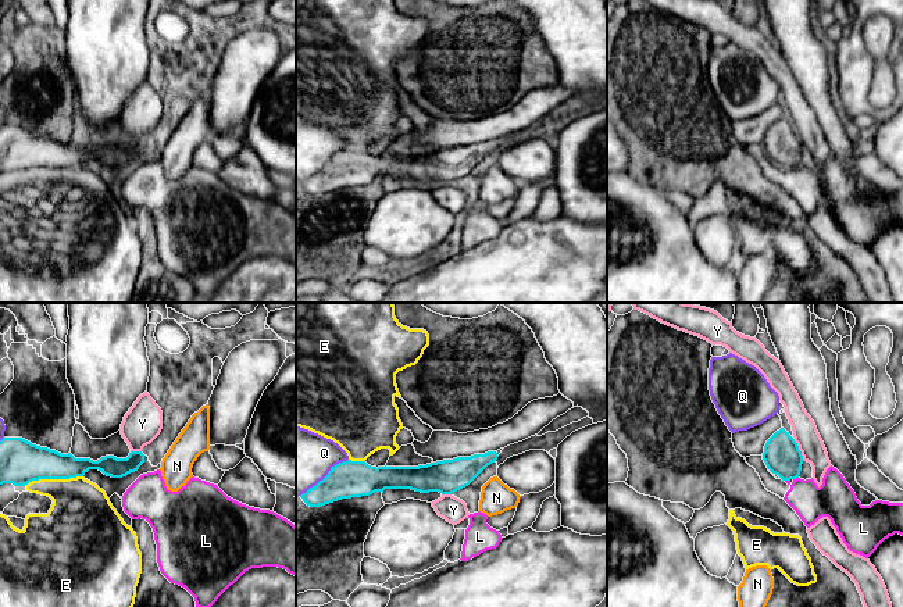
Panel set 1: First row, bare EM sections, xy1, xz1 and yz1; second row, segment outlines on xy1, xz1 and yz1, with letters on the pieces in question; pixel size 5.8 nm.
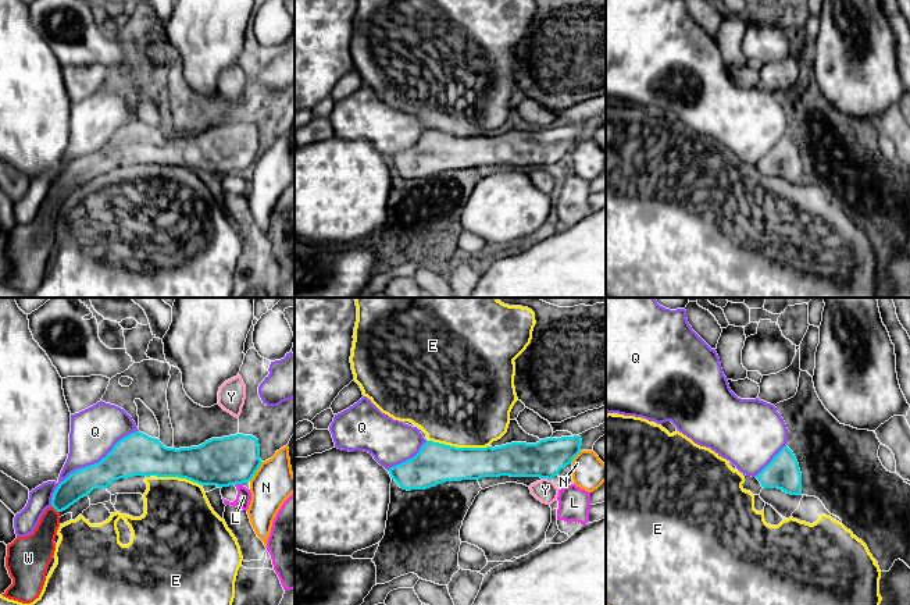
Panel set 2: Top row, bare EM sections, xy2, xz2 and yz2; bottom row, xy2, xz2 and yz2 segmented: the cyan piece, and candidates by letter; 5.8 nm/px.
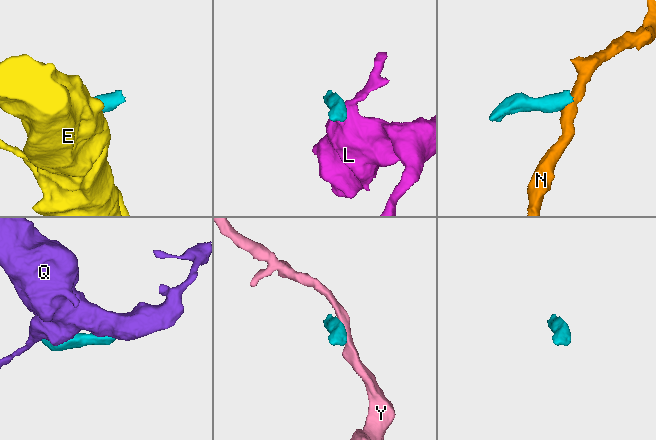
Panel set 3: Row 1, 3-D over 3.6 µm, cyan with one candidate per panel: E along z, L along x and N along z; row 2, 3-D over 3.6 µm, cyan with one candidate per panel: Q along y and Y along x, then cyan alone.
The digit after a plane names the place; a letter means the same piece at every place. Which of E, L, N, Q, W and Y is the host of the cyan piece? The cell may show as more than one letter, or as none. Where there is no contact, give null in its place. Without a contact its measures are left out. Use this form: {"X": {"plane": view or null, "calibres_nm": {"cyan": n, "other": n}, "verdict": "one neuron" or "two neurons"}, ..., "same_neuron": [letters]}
{"E": {"plane": "xz2", "calibres_nm": {"cyan": 240, "other": 480}, "verdict": "two neurons"}, "L": {"plane": "xy2", "calibres_nm": {"cyan": 280, "other": 90}, "verdict": "two neurons"}, "N": {"plane": "xy2", "calibres_nm": {"cyan": 280, "other": 240}, "verdict": "two neurons"}, "Q": {"plane": "xy2", "calibres_nm": {"cyan": 220, "other": 280}, "verdict": "two neurons"}, "W": {"plane": "xy2", "calibres_nm": {"cyan": 160, "other": 190}, "verdict": "one neuron"}, "Y": {"plane": "yz1", "calibres_nm": {"cyan": 220, "other": 140}, "verdict": "two neurons"}, "same_neuron": ["W"]}

